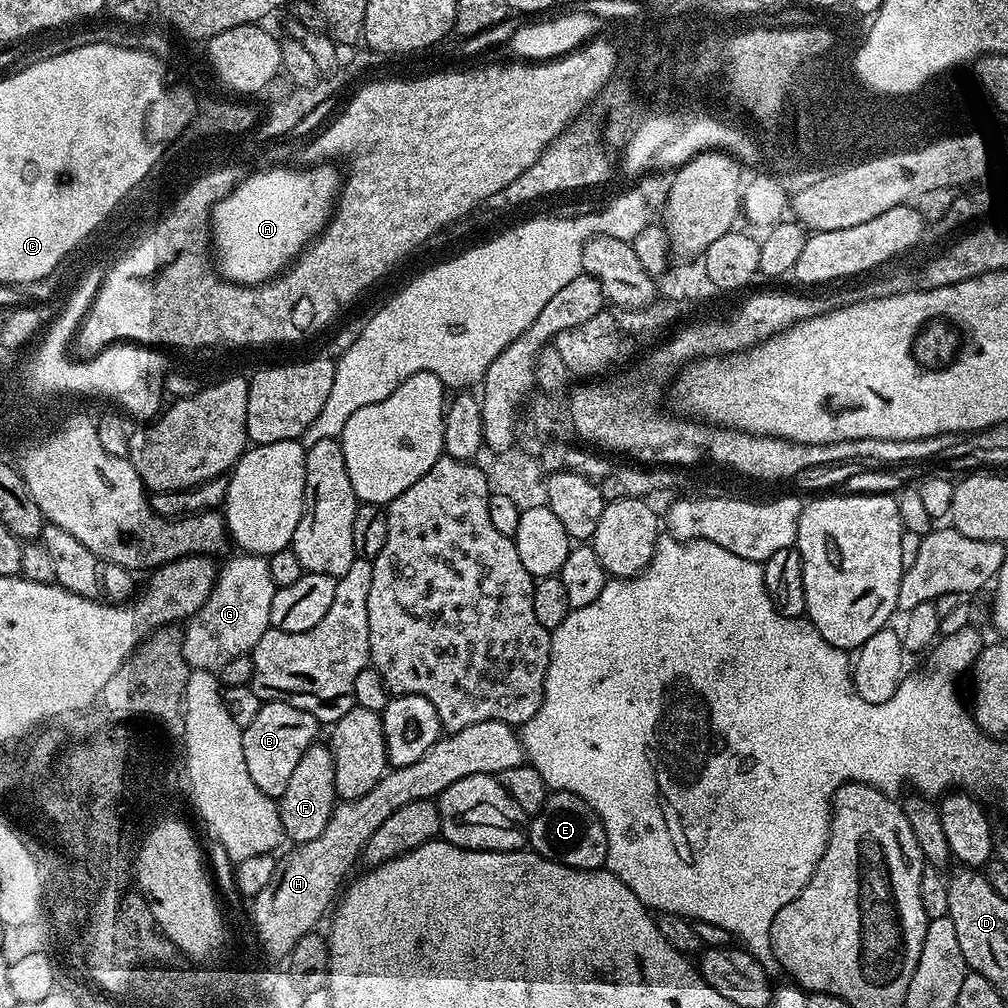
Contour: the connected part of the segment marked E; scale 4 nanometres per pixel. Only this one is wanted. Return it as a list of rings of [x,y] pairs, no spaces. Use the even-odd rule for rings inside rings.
[[[553,791],[540,812],[531,817],[528,825],[528,844],[531,851],[547,860],[557,860],[571,868],[587,872],[603,869],[608,862],[608,839],[598,814],[578,794]]]

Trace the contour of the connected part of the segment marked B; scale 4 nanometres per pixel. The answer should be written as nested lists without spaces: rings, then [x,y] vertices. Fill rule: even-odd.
[[[277,700],[261,703],[254,722],[242,730],[242,758],[246,762],[246,770],[250,770],[250,778],[254,778],[254,786],[258,786],[262,794],[278,798],[282,790],[286,790],[302,754],[306,754],[308,747],[317,739],[316,728],[318,722],[314,714],[298,710],[298,706]]]

